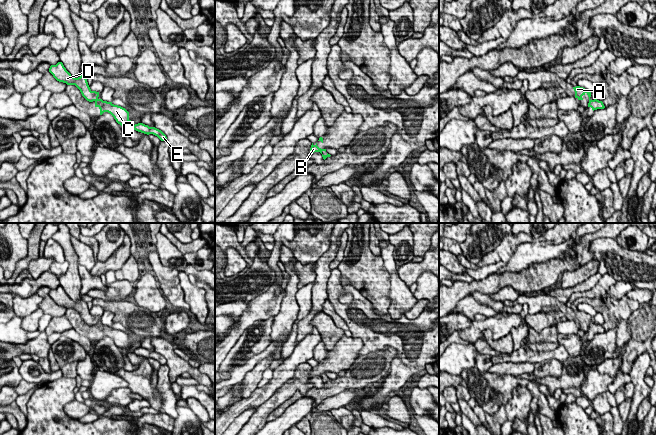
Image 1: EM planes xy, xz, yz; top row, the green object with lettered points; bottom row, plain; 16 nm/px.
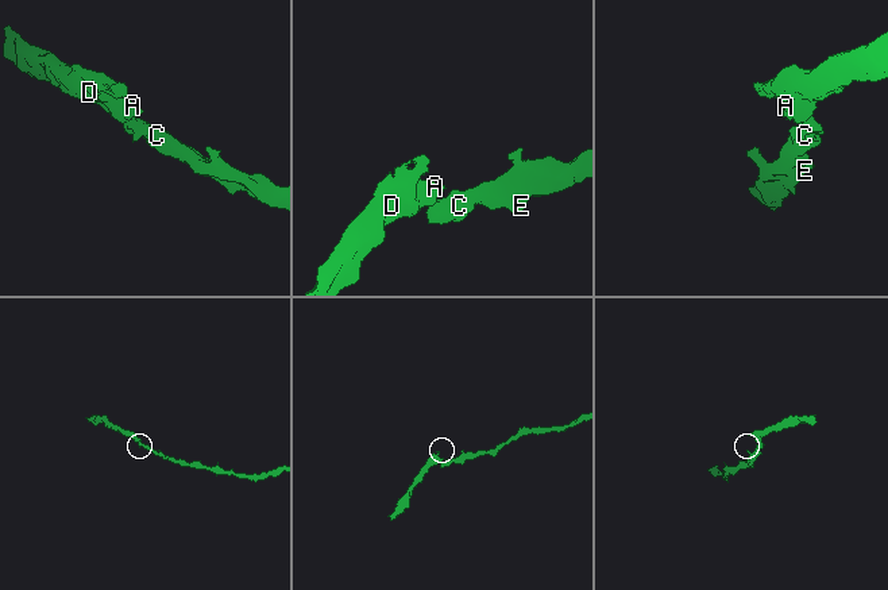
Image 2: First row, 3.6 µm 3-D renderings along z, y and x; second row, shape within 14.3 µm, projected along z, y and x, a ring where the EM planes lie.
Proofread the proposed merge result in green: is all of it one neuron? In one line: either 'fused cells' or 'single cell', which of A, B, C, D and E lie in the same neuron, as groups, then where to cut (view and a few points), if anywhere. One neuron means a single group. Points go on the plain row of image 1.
fused cells; groups A B D / C E; cut xy (98, 323), (95, 325)

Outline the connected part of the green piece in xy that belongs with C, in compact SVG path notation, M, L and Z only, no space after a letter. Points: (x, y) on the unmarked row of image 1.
M98 323L95 325L95 331L100 333L100 339L102 339L104 336L110 337L116 346L121 350L127 350L131 348L131 344L129 343L129 336L121 330L114 329L112 326Z

